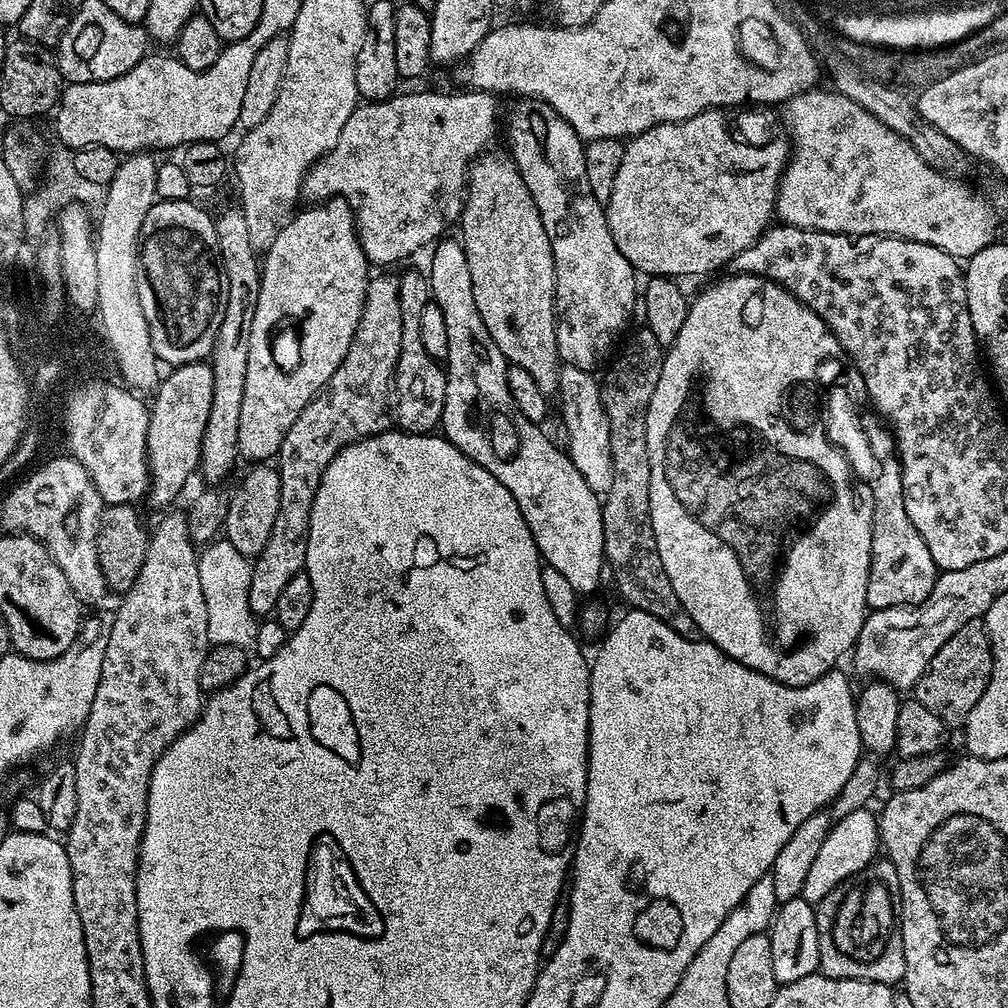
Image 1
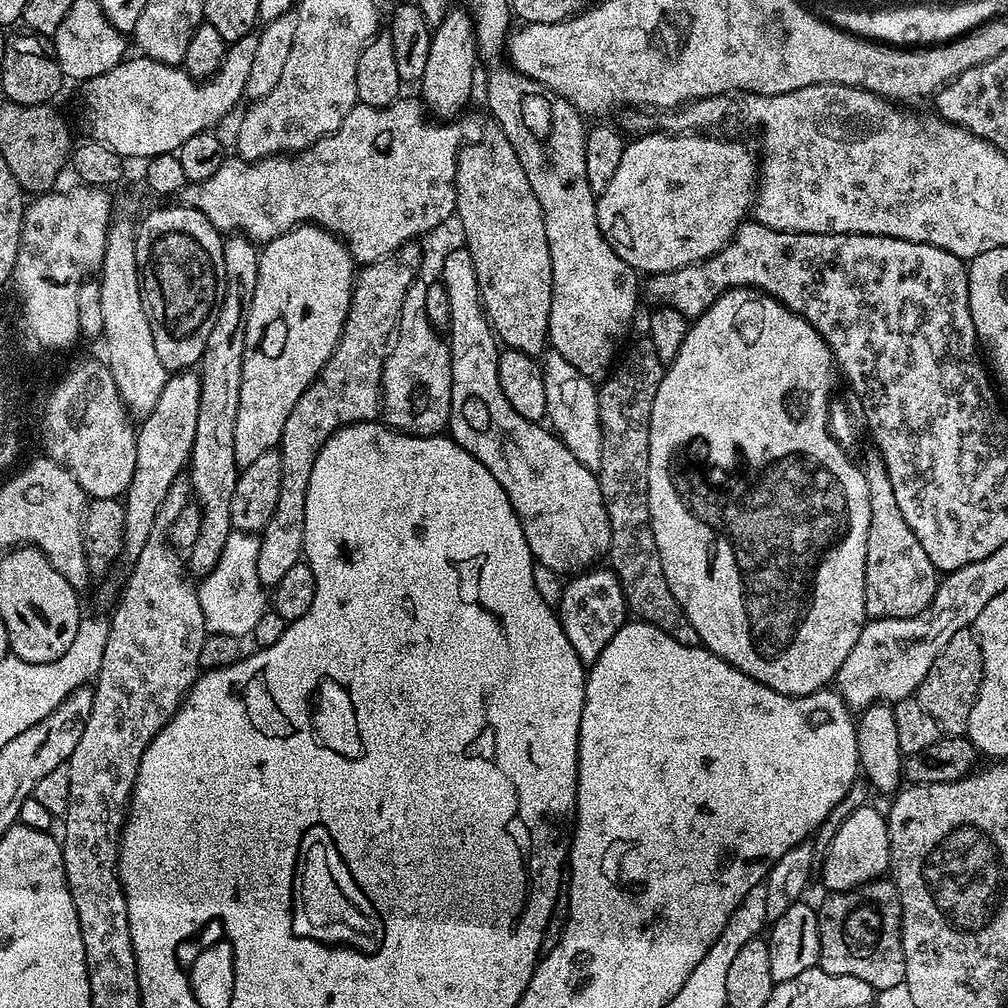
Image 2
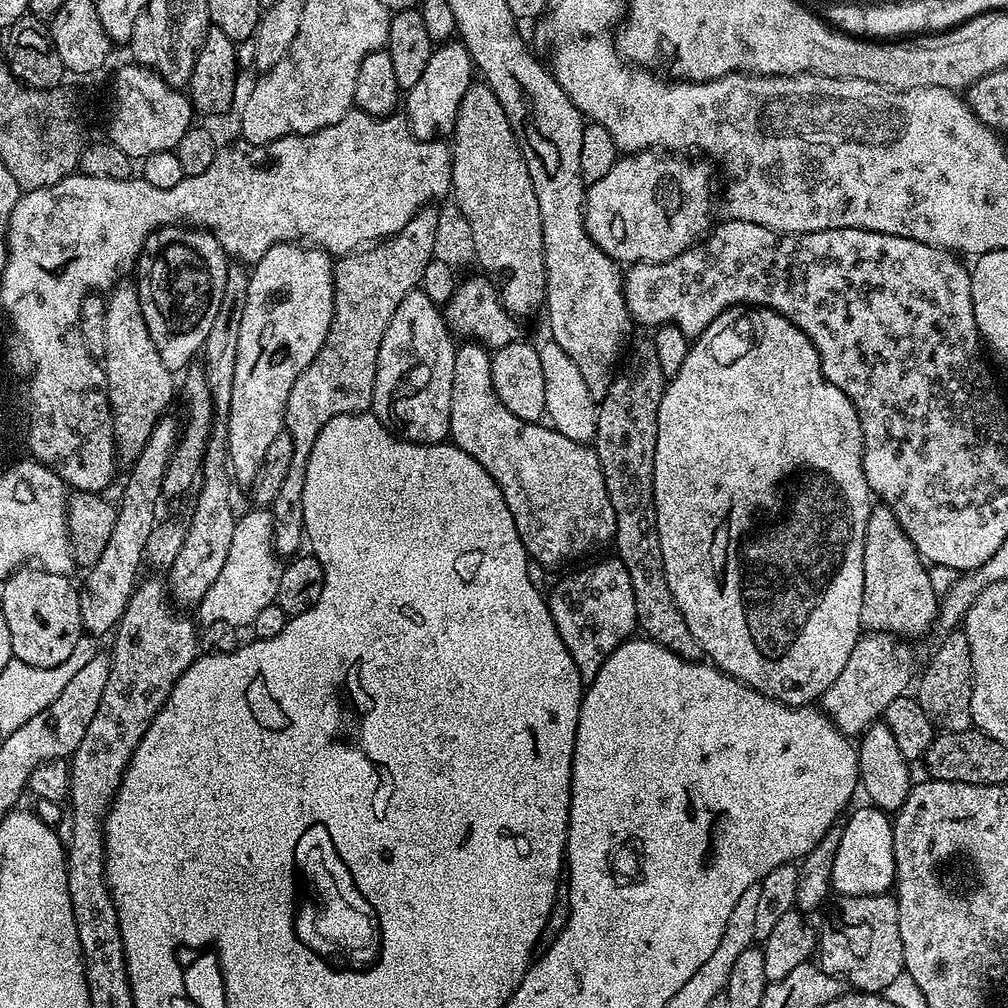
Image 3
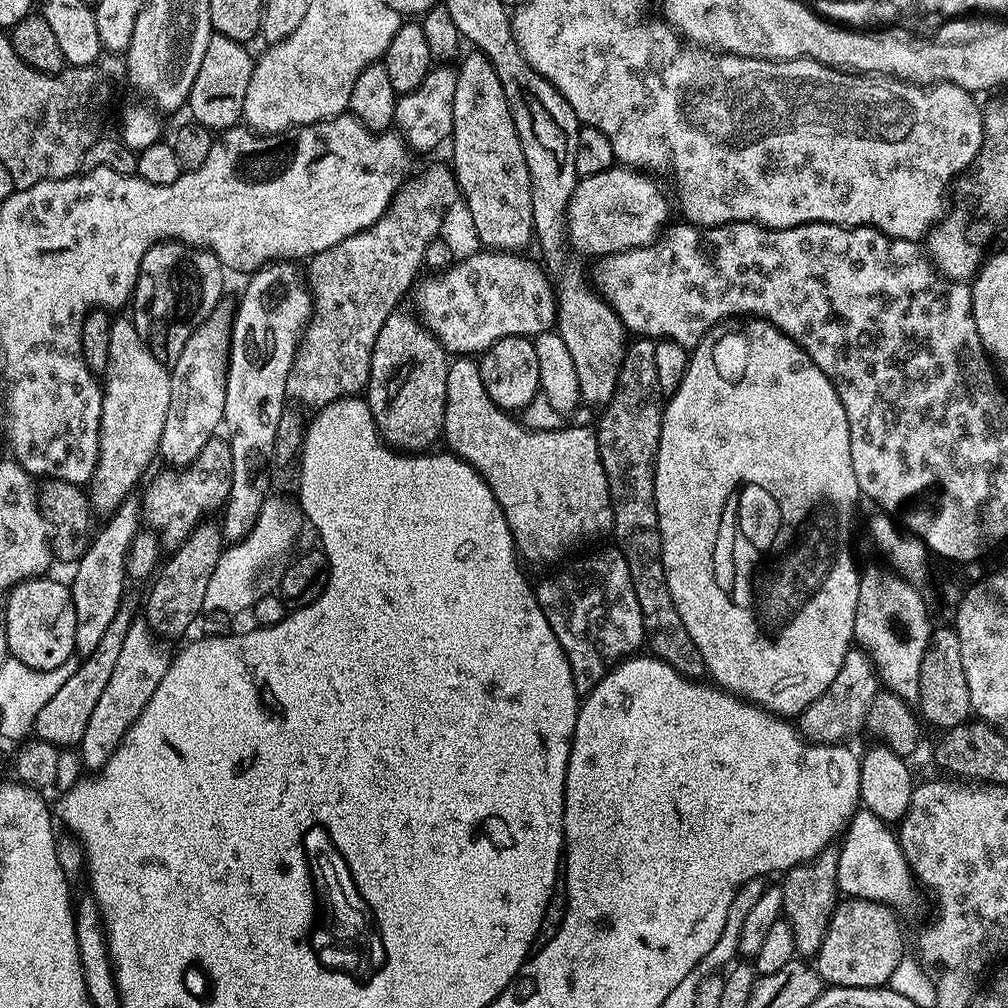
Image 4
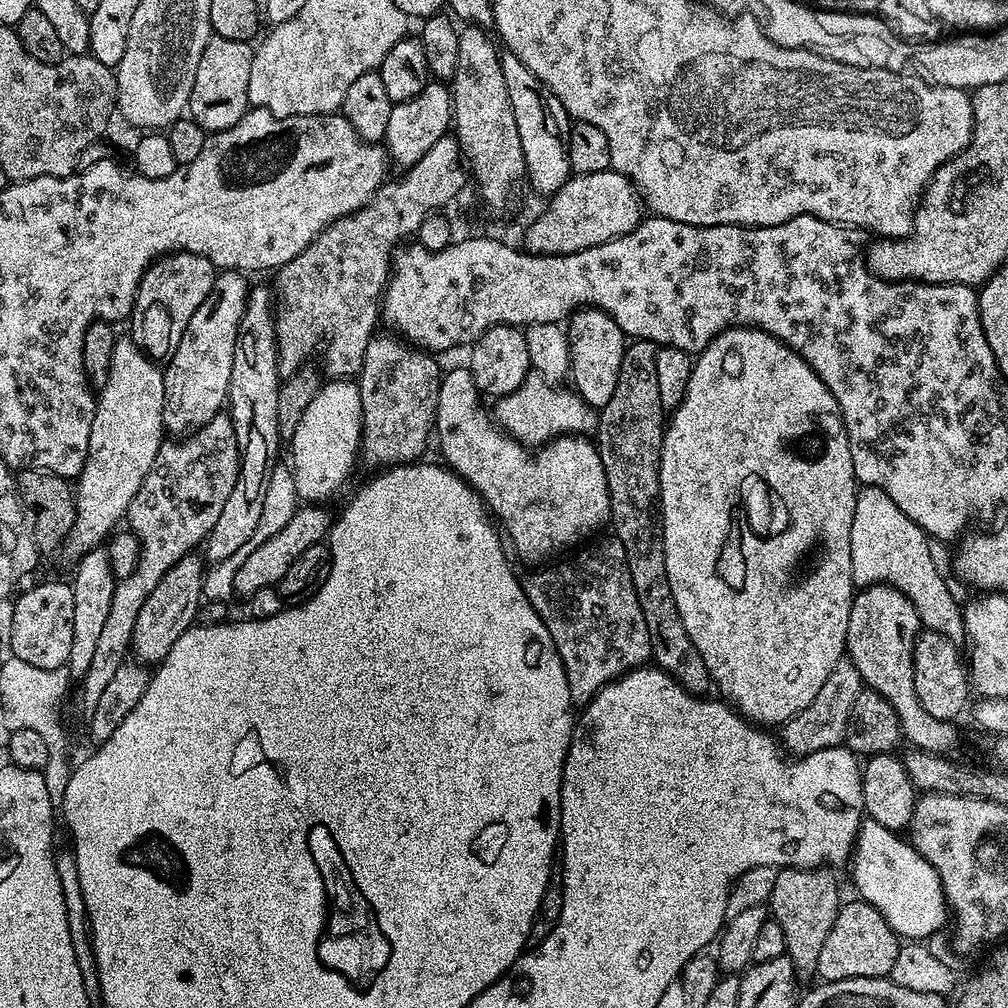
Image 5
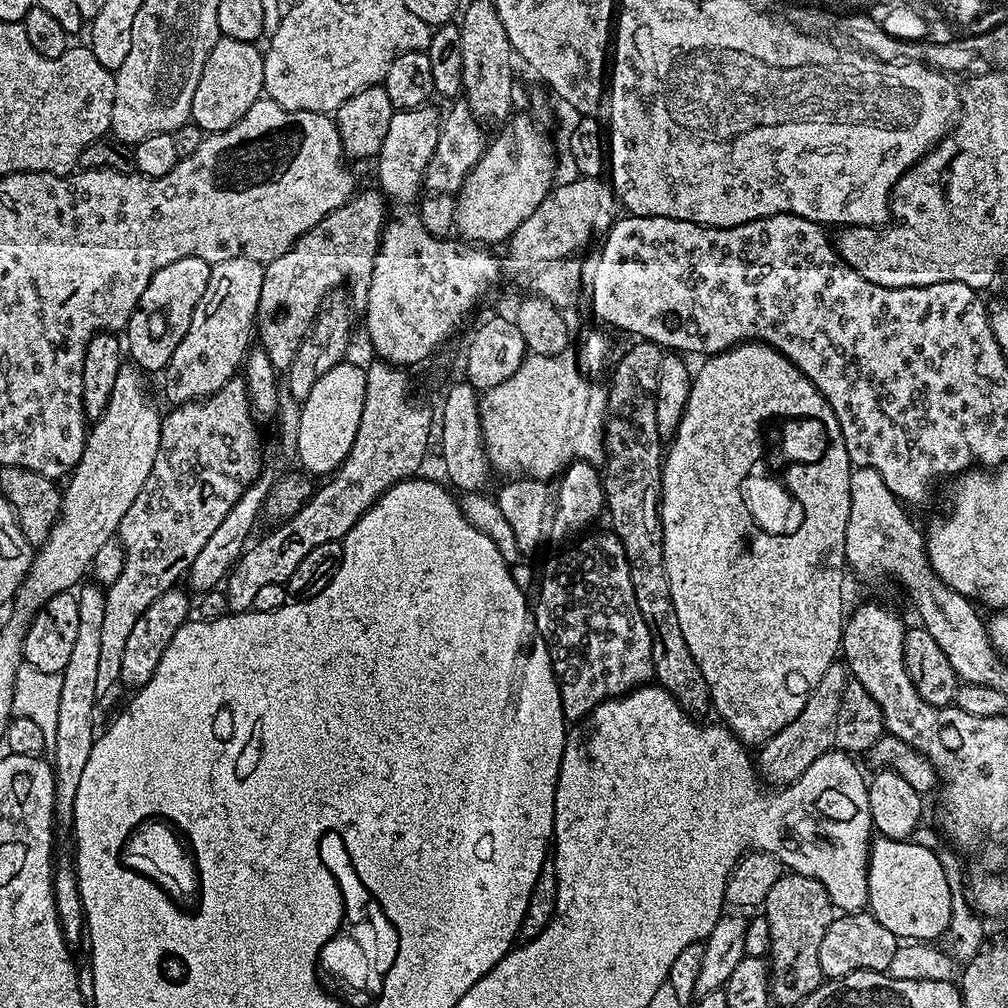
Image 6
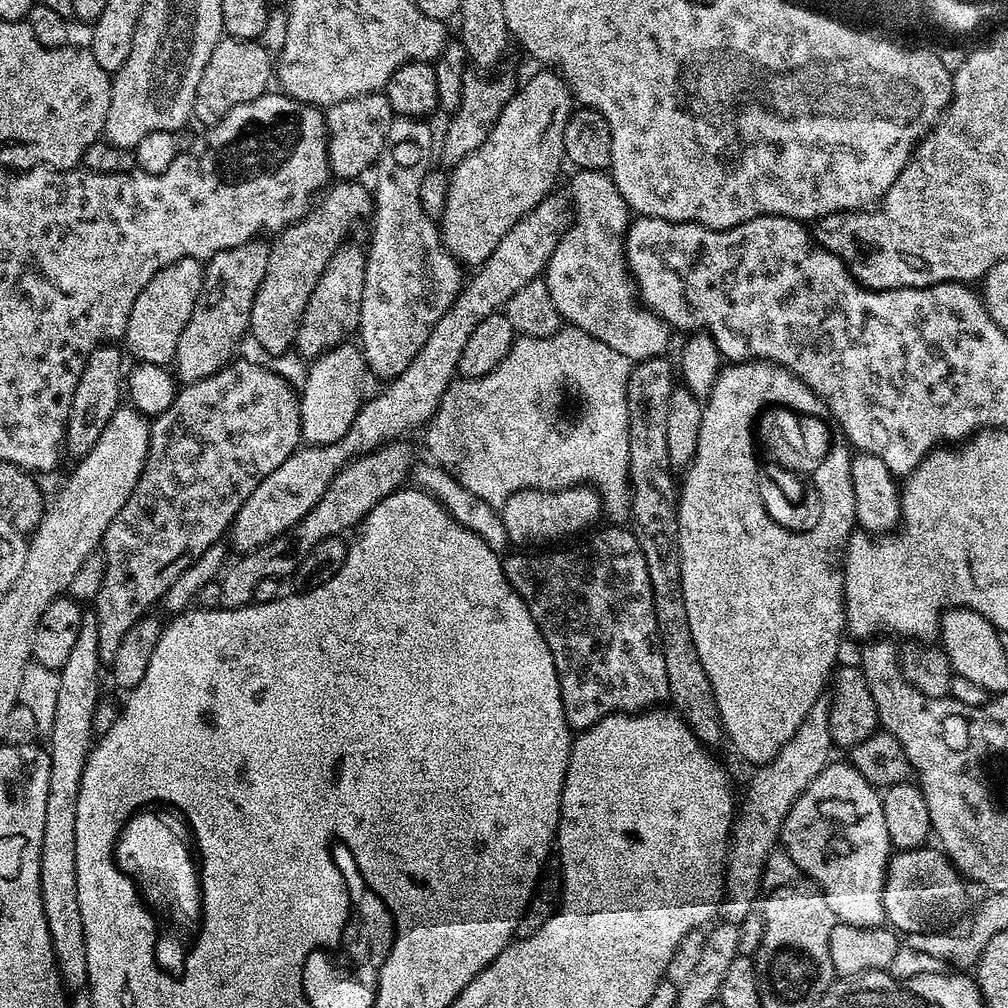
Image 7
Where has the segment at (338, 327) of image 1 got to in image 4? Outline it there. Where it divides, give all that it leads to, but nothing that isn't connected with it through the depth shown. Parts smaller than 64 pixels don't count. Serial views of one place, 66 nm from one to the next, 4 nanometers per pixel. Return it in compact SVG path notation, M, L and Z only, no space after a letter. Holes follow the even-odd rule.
M273 262L251 273L240 305L234 308L223 421L223 427L232 431L227 437L232 452L232 485L222 509L224 520L219 523L228 542L244 539L270 495L268 464L270 468L274 430L278 430L278 418L286 411L286 382L314 311L305 273L296 268L292 262Z

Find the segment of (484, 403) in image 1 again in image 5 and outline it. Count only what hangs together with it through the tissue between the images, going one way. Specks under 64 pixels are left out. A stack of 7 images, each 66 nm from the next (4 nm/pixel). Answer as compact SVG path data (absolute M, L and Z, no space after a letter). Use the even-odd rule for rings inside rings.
M460 366L460 368L452 368L449 370L449 372L447 369L447 371L445 371L443 373L443 375L441 375L441 378L440 378L440 389L438 390L438 410L436 411L436 427L434 429L434 436L435 436L435 439L437 441L440 439L440 452L442 455L444 455L444 457L442 457L443 463L445 465L447 465L447 467L449 469L451 469L451 471L455 472L457 476L461 476L462 479L465 480L467 482L467 484L469 484L469 486L471 486L472 489L475 490L475 492L477 494L480 495L481 500L483 500L485 505L487 505L487 507L490 509L491 515L493 517L495 517L495 519L498 521L499 527L501 529L503 529L503 531L506 533L506 536L508 538L513 540L514 547L515 547L517 554L519 556L519 559L521 561L525 562L525 560L544 560L547 558L547 556L552 556L555 554L555 552L560 552L563 550L563 548L570 547L571 544L577 543L576 545L579 545L581 542L584 542L584 541L579 542L579 540L586 539L587 536L591 534L591 532L596 532L599 530L600 527L603 526L603 524L605 527L605 525L607 525L609 523L610 517L612 515L612 511L610 510L610 494L608 493L608 487L606 486L606 470L602 466L602 458L600 457L599 447L597 447L597 445L595 443L593 443L593 441L591 439L588 439L588 438L557 438L557 439L543 445L543 447L541 447L539 449L539 451L537 451L540 453L538 453L537 456L534 457L532 460L531 454L528 453L531 451L529 451L529 449L527 447L525 447L525 445L518 443L513 436L508 435L508 433L505 432L504 429L501 428L500 425L496 423L495 419L493 419L493 417L490 415L489 409L487 412L487 410L484 409L482 405L480 405L480 400L482 401L482 393L481 393L480 389L477 388L476 379L474 379L474 377L472 376L471 370L469 370L468 367Z

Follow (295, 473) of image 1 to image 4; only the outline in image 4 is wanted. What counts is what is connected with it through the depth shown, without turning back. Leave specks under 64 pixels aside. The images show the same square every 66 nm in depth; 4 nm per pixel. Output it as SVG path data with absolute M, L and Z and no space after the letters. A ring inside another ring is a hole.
M447 163L432 164L421 176L415 176L396 193L387 214L378 218L374 226L338 242L338 246L316 253L307 261L306 283L312 294L314 311L286 382L289 401L297 400L311 410L319 410L330 402L341 400L343 396L360 396L367 389L370 354L374 354L378 330L382 330L382 322L386 322L386 318L401 307L400 299L403 296L405 299L421 275L427 247L440 236L447 207L461 199L456 176Z

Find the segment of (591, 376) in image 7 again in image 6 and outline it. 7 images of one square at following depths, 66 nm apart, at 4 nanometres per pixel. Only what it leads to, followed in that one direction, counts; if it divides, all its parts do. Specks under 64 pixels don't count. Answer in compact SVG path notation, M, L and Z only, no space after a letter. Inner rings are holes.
M565 350L556 356L533 356L525 355L524 361L518 366L518 370L514 370L514 374L510 378L506 378L504 382L498 382L493 388L487 389L479 397L478 405L480 411L480 437L484 440L484 452L488 456L489 465L493 469L496 468L504 475L504 478L524 477L529 480L547 480L559 477L560 473L568 467L569 464L583 462L585 464L599 465L606 456L606 421L610 413L609 393L603 388L600 389L599 383L593 382L582 371L581 365L578 363L575 355L571 356L571 351Z

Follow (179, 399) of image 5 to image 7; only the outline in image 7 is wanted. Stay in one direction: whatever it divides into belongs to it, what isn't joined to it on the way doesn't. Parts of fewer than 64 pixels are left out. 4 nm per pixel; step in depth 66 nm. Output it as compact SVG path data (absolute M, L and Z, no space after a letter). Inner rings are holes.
M249 242L240 246L234 246L230 250L215 252L208 257L204 264L204 281L198 301L194 304L193 313L187 322L185 330L178 340L178 350L175 351L173 360L174 372L181 383L192 383L204 377L210 377L219 372L229 363L229 356L238 338L249 329L249 314L252 312L252 300L264 274L268 261L269 245Z

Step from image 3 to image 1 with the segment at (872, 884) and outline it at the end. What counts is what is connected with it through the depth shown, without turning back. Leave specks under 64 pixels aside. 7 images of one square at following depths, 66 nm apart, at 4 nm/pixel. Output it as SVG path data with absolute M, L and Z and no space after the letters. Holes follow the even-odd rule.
M866 808L854 810L850 814L846 814L846 818L835 821L830 834L826 834L826 842L822 842L822 847L819 848L818 854L810 866L810 871L806 874L803 899L813 906L827 901L841 885L851 881L857 872L861 872L865 866L877 859L879 844L878 816L868 813Z

